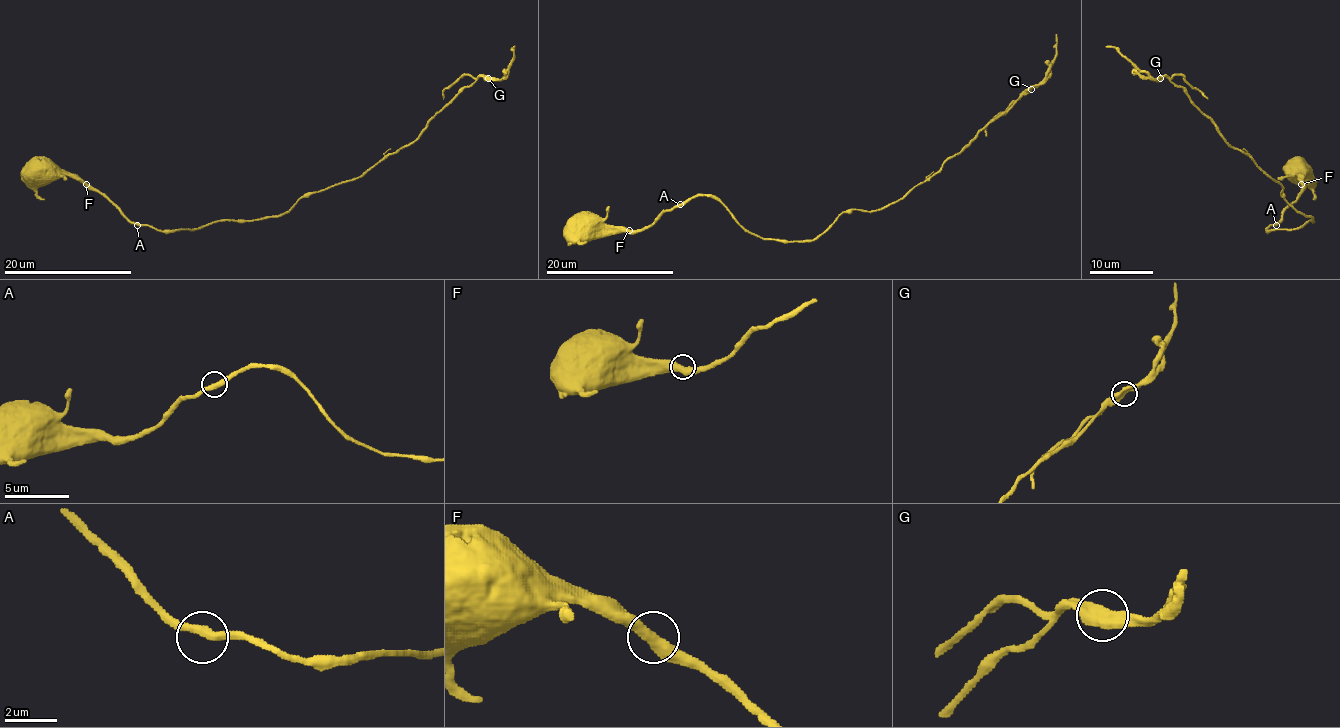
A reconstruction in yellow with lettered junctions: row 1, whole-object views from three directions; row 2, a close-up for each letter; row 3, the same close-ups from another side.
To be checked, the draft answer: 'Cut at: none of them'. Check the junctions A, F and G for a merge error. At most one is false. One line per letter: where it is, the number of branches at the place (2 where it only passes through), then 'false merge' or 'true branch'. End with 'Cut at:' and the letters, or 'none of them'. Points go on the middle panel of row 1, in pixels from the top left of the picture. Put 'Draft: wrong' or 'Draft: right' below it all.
A: place (680, 204); branches 2; true branch
F: place (629, 230); branches 2; true branch
G: place (1031, 89); branches 2; false merge
Cut at: G
Draft: wrong

